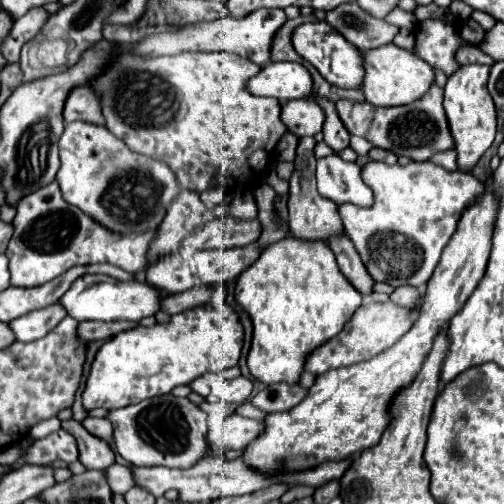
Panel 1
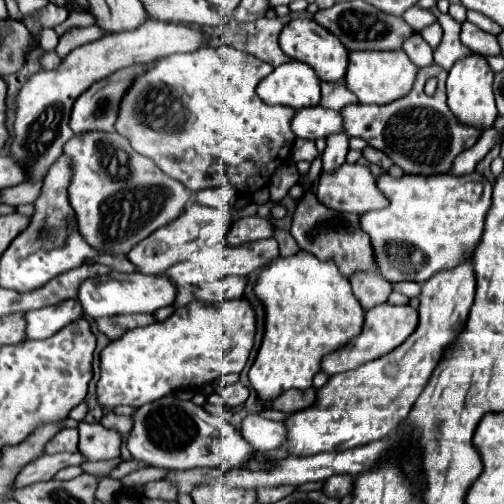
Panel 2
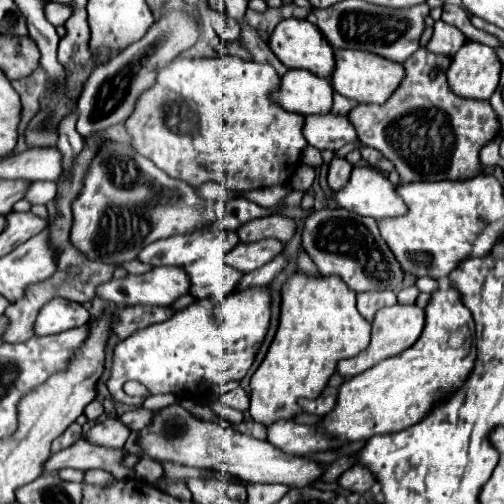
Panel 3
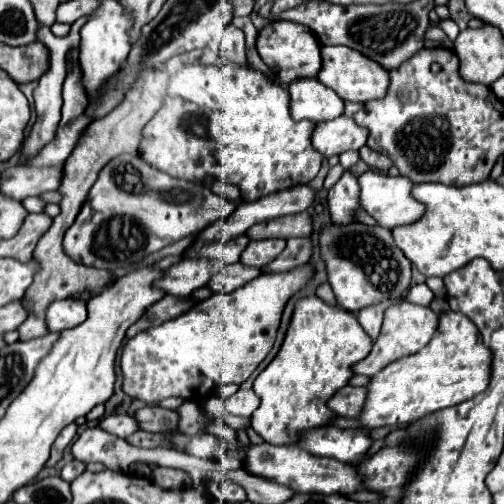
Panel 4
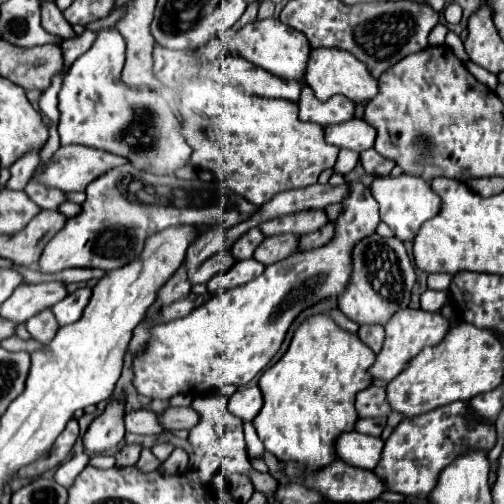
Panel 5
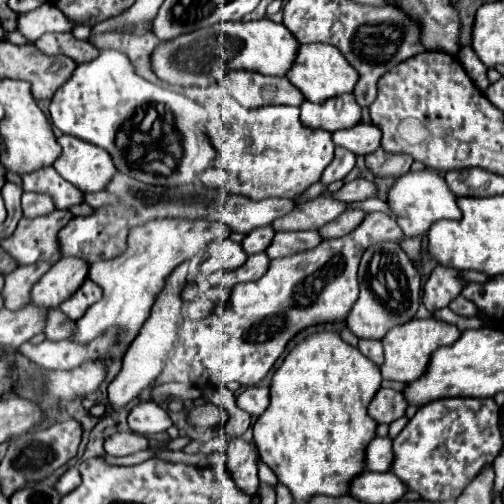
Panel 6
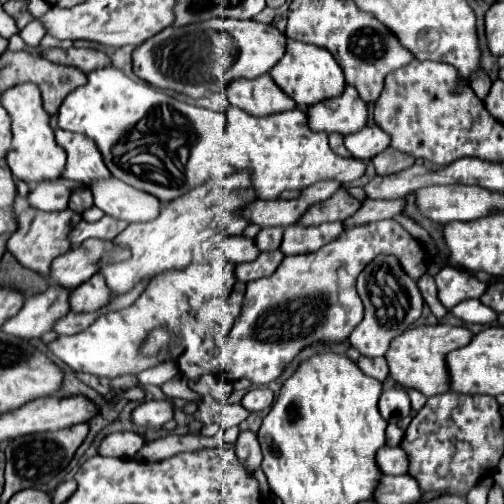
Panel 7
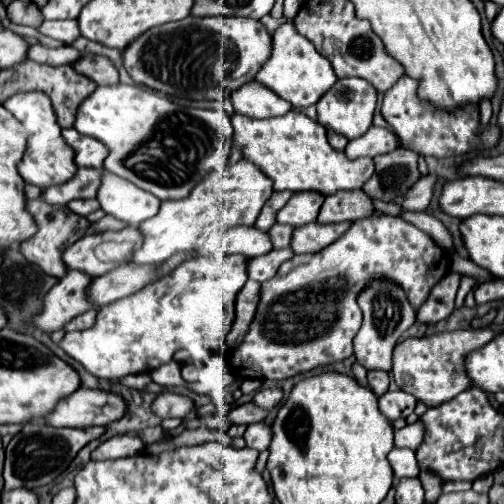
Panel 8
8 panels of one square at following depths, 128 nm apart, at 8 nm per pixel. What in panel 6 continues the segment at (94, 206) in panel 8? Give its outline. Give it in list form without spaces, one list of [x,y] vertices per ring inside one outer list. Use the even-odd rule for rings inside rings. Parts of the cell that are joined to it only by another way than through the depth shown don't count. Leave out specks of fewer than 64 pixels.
[[[44,166],[42,170],[24,174],[22,186],[24,186],[24,192],[36,192],[36,194],[50,196],[56,208],[70,208],[82,202],[82,192],[78,192],[74,186],[64,182],[54,170],[54,166]]]

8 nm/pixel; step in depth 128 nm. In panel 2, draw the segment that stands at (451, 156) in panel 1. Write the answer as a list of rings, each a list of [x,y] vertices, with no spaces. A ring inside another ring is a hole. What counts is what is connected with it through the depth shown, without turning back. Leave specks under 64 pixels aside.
[[[494,128],[488,130],[488,132],[484,134],[484,138],[480,138],[470,150],[464,150],[464,152],[454,160],[454,164],[452,164],[452,168],[450,168],[450,174],[470,174],[470,172],[476,168],[476,164],[490,152],[490,148],[492,148],[498,140],[502,140],[502,136],[500,136]]]

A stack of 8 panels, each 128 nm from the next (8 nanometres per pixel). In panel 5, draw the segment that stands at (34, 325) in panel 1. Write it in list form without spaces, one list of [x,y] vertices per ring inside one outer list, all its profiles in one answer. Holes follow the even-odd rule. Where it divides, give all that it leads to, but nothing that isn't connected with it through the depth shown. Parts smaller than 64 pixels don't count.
[[[80,288],[74,294],[68,294],[64,300],[56,302],[50,310],[56,316],[58,326],[66,326],[66,324],[72,324],[72,322],[80,320],[88,300],[90,300],[90,288]]]

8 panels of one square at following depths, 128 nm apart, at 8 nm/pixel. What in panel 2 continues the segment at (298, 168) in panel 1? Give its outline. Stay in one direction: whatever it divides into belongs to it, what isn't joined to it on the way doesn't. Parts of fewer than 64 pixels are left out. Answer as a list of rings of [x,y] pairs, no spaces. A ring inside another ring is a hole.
[[[310,182],[304,186],[304,194],[298,200],[294,218],[292,218],[292,228],[290,234],[298,242],[298,246],[310,254],[314,254],[320,260],[334,260],[340,272],[348,278],[352,272],[358,270],[372,270],[376,272],[374,266],[374,256],[372,256],[372,246],[368,236],[360,230],[360,222],[356,214],[346,214],[346,212],[336,212],[332,208],[326,208],[324,204],[318,202],[314,194],[314,184]]]

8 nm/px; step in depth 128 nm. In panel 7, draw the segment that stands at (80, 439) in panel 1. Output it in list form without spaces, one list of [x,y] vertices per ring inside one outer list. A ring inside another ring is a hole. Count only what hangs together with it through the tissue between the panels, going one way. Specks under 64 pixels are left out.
[[[168,400],[142,402],[132,410],[130,418],[136,426],[162,428],[168,420],[172,420],[172,404]]]

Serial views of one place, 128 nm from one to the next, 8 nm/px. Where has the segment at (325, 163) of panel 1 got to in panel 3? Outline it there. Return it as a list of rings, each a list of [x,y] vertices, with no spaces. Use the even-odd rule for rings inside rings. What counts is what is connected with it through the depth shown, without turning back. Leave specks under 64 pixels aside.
[[[354,166],[344,188],[332,192],[332,200],[350,212],[376,220],[406,212],[404,202],[394,192],[394,184],[372,166]]]

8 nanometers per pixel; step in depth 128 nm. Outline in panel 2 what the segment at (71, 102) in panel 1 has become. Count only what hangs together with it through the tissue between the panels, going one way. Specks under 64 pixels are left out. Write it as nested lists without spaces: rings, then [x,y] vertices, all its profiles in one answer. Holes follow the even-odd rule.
[[[138,64],[130,68],[122,68],[120,72],[114,72],[112,76],[98,80],[92,84],[84,94],[78,96],[74,102],[72,114],[70,114],[70,124],[76,134],[80,132],[90,132],[90,130],[102,130],[102,132],[112,132],[116,114],[118,114],[118,104],[132,84],[134,76],[142,74],[144,68],[150,64]]]

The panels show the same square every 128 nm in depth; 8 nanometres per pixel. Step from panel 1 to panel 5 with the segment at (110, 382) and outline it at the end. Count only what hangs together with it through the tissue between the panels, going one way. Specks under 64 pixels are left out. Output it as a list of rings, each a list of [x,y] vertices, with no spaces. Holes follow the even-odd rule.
[[[350,182],[352,194],[342,200],[342,214],[334,220],[334,238],[310,252],[292,254],[272,266],[256,280],[212,296],[188,316],[158,324],[150,332],[148,346],[132,358],[134,388],[142,396],[168,400],[176,394],[202,396],[210,388],[226,384],[246,386],[280,350],[292,320],[308,306],[326,296],[338,296],[348,284],[352,244],[374,234],[380,216],[378,204],[362,182]]]

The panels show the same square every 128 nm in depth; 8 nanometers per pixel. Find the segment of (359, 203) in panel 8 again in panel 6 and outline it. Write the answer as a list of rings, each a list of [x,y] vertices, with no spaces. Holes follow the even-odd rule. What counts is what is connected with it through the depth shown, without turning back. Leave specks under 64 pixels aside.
[[[318,196],[314,200],[296,204],[288,216],[282,216],[280,220],[272,222],[274,232],[282,230],[318,230],[320,226],[332,222],[346,210],[346,204],[332,200],[328,196]]]

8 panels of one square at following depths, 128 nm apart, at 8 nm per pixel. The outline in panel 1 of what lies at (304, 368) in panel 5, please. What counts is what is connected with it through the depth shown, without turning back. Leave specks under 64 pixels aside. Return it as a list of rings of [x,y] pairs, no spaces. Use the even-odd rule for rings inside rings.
[[[286,236],[262,248],[258,260],[236,278],[234,300],[248,312],[254,326],[248,352],[250,374],[264,384],[296,384],[304,358],[342,330],[364,296],[338,270],[326,242]]]

